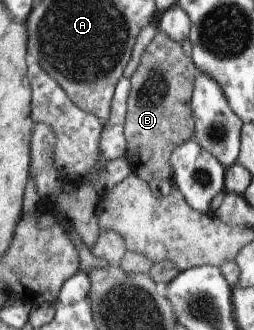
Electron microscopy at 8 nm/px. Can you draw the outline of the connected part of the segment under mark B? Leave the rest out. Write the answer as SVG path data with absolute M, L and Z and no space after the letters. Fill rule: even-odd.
M160 30L143 46L138 67L128 79L130 89L123 123L124 155L136 178L146 183L154 179L170 181L172 150L192 135L189 103L197 69L192 59L182 52L180 43L166 37Z

